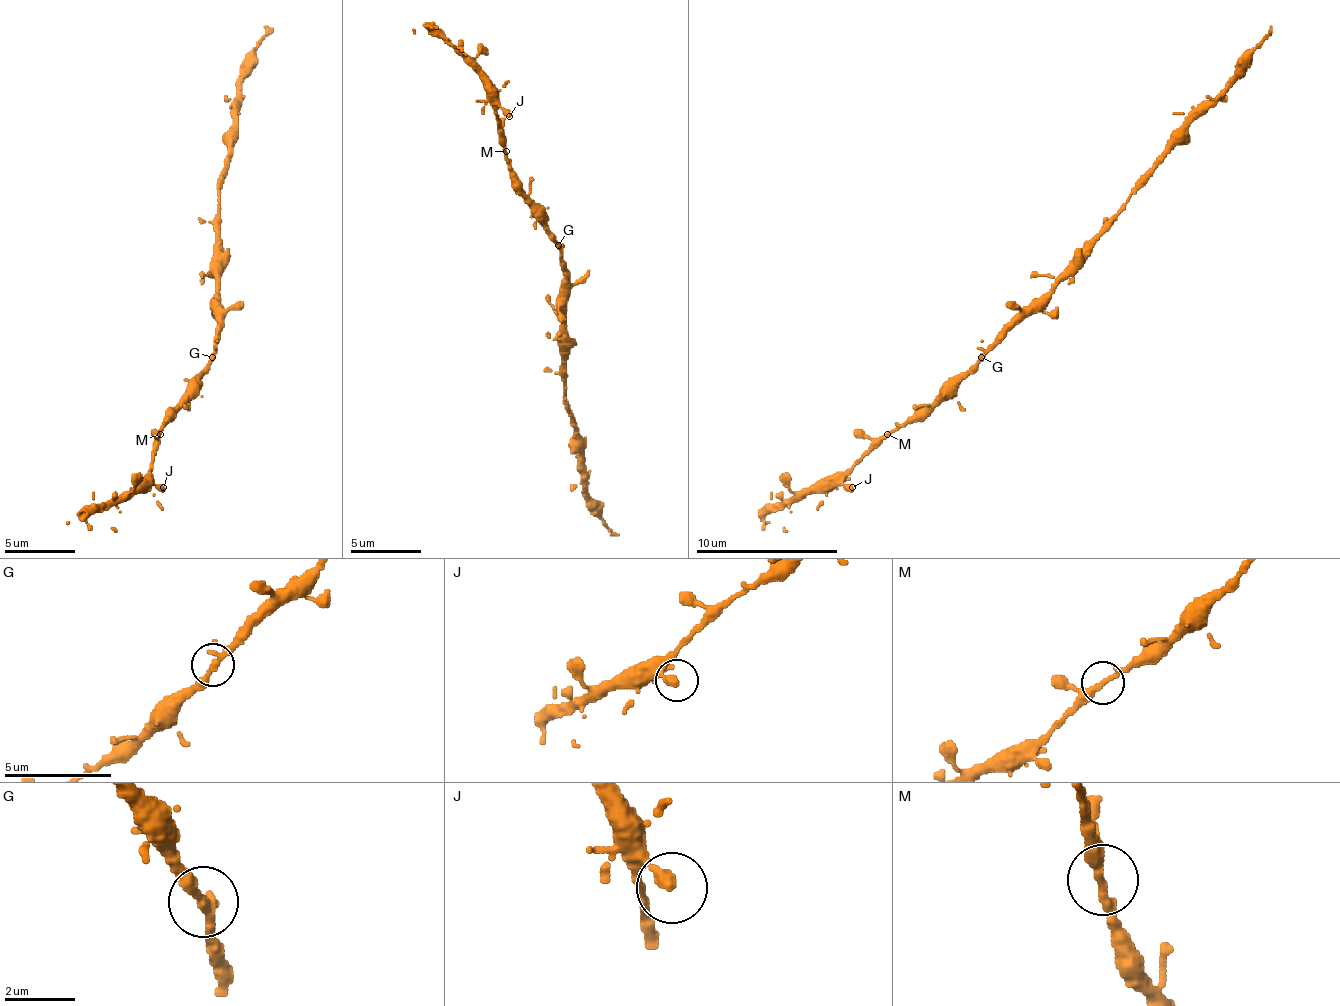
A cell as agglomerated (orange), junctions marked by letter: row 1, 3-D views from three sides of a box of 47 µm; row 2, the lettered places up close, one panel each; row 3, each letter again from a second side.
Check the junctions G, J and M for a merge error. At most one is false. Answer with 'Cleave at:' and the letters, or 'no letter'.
Cleave at: no letter

